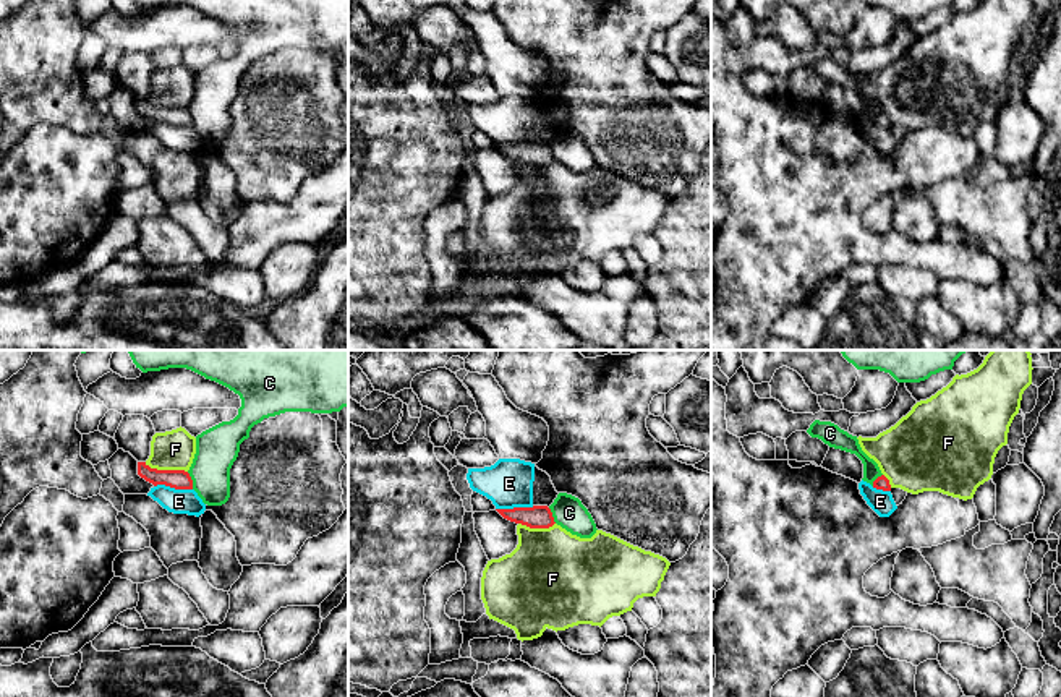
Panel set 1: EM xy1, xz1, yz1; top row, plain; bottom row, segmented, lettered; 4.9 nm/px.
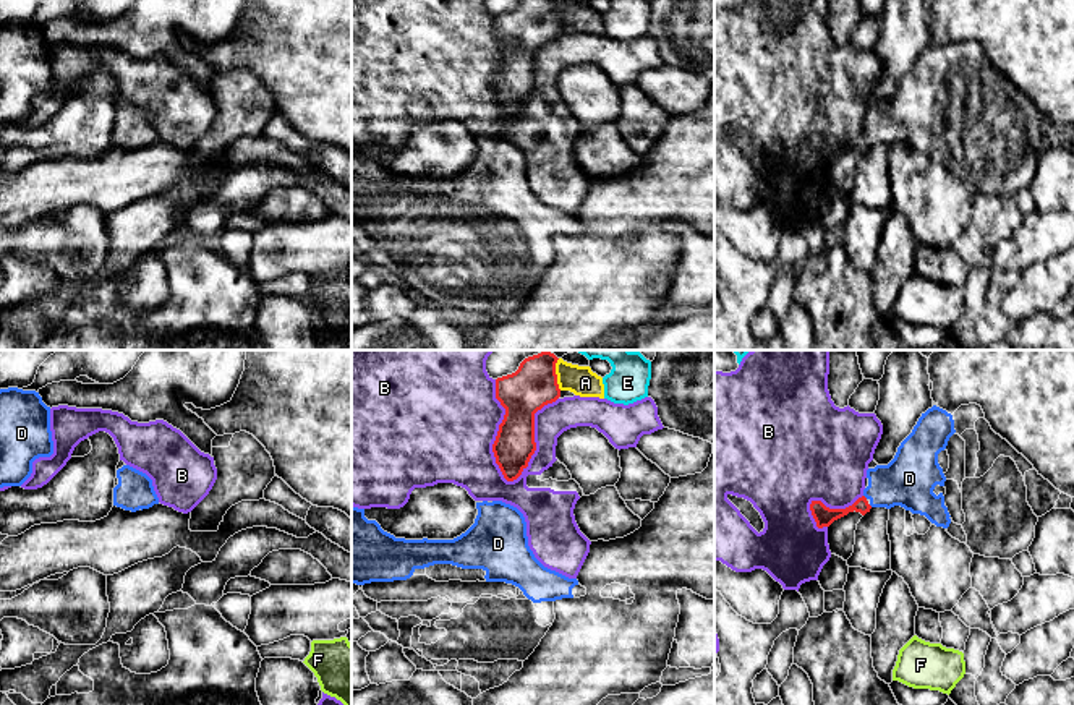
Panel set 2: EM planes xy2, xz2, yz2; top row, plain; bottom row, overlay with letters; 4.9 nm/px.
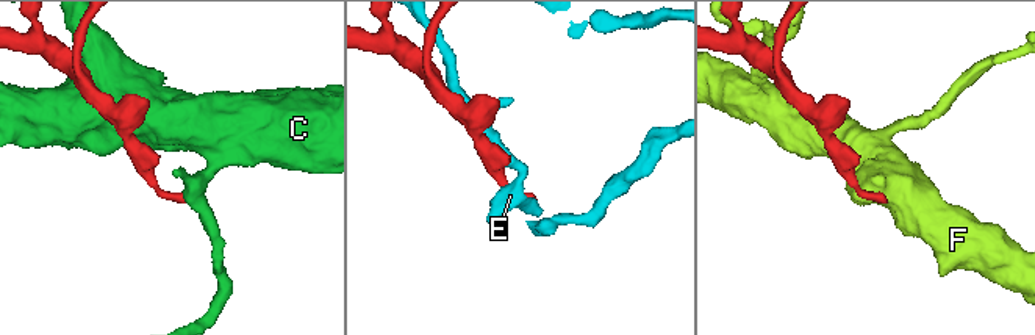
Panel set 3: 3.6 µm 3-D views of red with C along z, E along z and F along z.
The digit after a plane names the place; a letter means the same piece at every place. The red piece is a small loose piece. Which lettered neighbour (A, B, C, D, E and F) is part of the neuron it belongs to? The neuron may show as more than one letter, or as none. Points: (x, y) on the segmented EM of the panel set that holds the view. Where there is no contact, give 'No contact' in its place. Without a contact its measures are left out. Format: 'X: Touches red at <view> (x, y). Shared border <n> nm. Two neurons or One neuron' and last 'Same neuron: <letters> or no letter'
A: Touches red at xz2 (556, 375). Shared border 160 nm. Two neurons
B: Touches red at xz2 (498, 433). Shared border 500 nm. Two neurons
C: Touches red at xy1 (191, 480). Shared border 90 nm. Two neurons
D: No contact. One neuron
E: Touches red at xy1 (174, 487). Shared border 190 nm. Two neurons
F: Touches red at xy1 (166, 470). Shared border 220 nm. Two neurons
Same neuron: D

